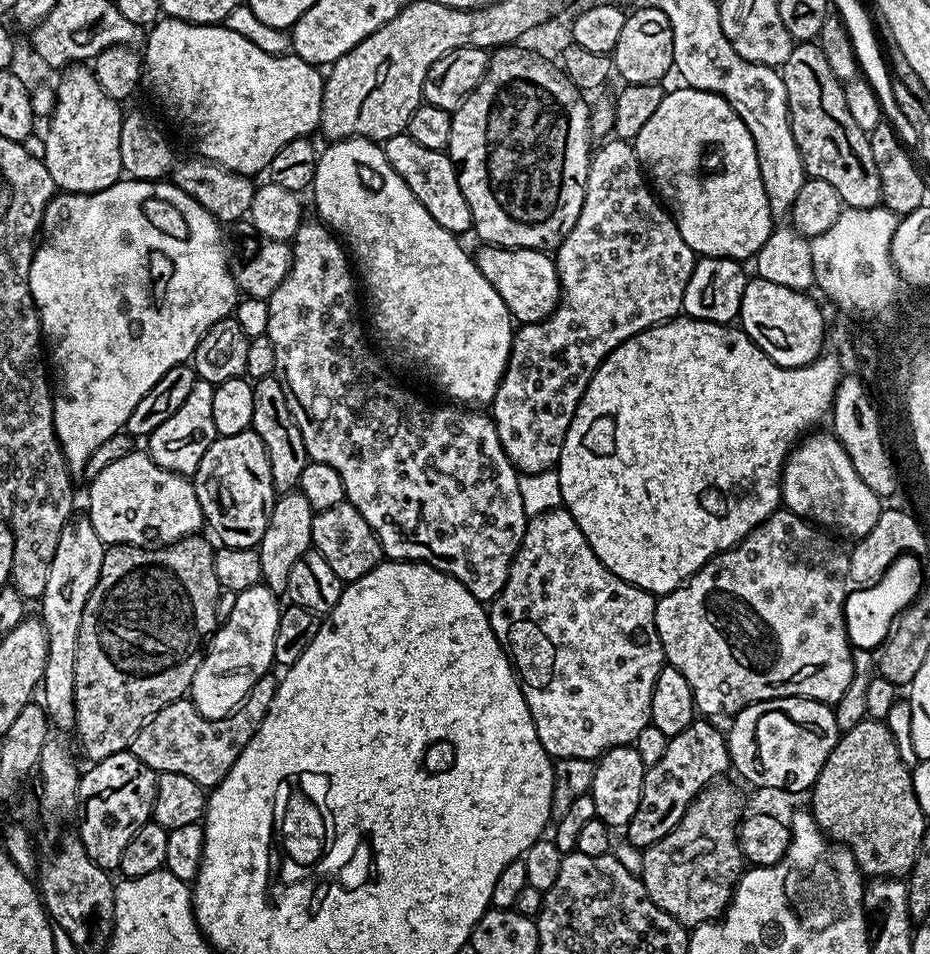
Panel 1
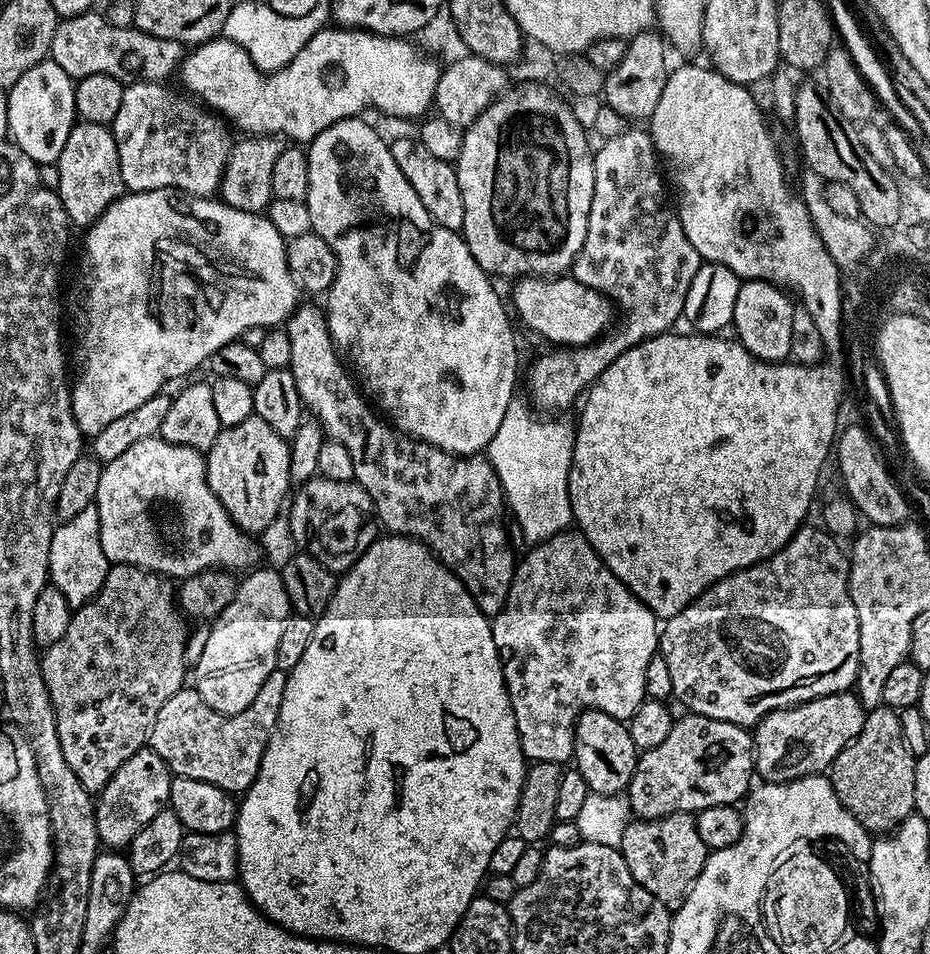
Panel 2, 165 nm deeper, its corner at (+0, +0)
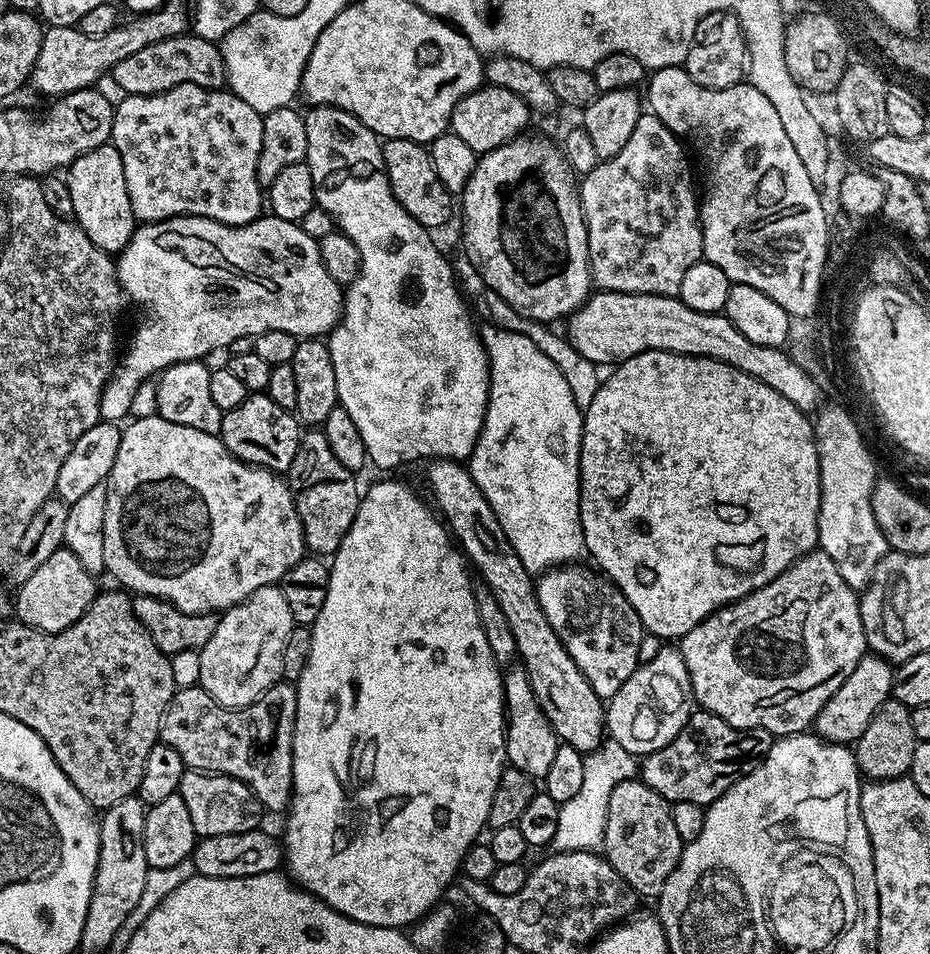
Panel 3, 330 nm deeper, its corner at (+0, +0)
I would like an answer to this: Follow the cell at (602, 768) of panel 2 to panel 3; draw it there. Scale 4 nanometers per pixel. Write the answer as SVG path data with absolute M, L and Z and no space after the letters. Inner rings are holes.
M432 460L429 465L428 488L432 491L433 498L436 499L435 507L438 509L439 515L446 521L446 527L454 537L461 553L466 557L467 563L471 565L474 572L474 567L476 567L475 575L477 577L480 575L488 583L485 584L487 591L491 592L492 597L498 602L498 607L506 616L506 622L510 622L519 663L522 665L524 673L528 675L528 681L534 690L534 698L538 698L538 706L542 710L542 714L546 714L550 726L556 732L556 739L574 746L574 750L579 752L585 754L595 752L606 739L605 701L598 694L594 694L594 686L590 686L590 682L586 682L582 670L578 670L574 658L570 658L570 654L566 654L558 634L554 634L550 622L546 622L546 614L542 614L542 606L538 602L533 573L528 572L526 566L522 566L522 558L518 558L518 554L514 554L514 546L510 546L490 502L486 502L482 490L478 490L467 467L459 460Z

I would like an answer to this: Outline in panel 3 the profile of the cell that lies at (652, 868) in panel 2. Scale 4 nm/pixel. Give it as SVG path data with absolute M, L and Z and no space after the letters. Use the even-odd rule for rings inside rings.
M633 778L618 782L618 786L610 790L602 855L614 870L618 870L637 897L659 897L666 878L670 878L674 866L678 866L685 843L678 838L678 829L674 827L672 804L662 798L662 794L650 790L643 780Z

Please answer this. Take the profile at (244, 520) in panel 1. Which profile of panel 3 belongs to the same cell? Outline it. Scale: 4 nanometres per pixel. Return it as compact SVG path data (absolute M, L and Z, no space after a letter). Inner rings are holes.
M249 394L234 410L224 414L219 433L220 441L242 462L268 472L287 473L294 454L298 454L302 425L289 409L278 406L266 394Z

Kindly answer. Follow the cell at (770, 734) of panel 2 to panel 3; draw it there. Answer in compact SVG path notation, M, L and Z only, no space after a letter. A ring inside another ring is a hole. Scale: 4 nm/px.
M864 655L858 662L858 666L854 666L850 678L846 678L846 682L842 682L842 686L838 686L834 694L830 694L826 706L822 706L822 710L817 714L814 725L815 735L829 740L831 744L855 745L860 739L862 730L870 726L870 718L874 718L878 706L882 706L882 702L890 699L893 671L893 665L883 660L881 656Z

